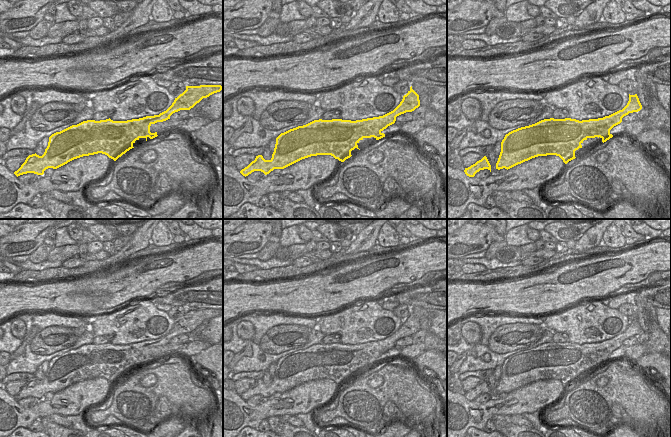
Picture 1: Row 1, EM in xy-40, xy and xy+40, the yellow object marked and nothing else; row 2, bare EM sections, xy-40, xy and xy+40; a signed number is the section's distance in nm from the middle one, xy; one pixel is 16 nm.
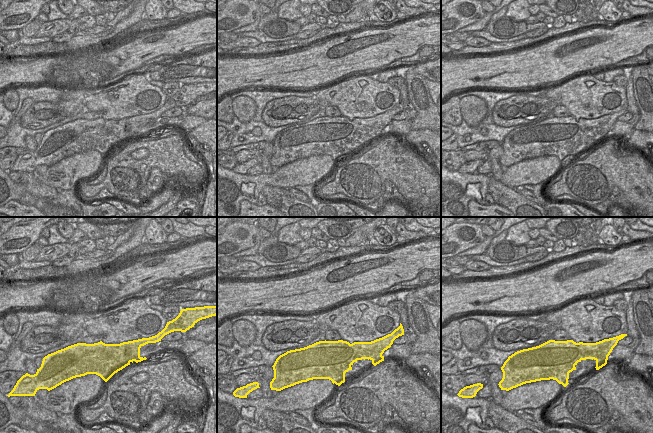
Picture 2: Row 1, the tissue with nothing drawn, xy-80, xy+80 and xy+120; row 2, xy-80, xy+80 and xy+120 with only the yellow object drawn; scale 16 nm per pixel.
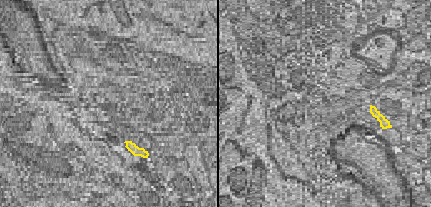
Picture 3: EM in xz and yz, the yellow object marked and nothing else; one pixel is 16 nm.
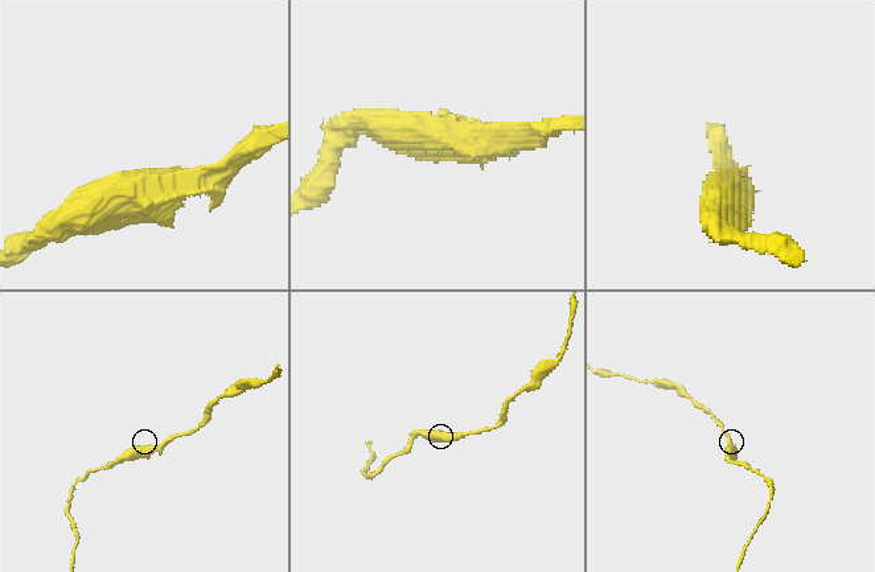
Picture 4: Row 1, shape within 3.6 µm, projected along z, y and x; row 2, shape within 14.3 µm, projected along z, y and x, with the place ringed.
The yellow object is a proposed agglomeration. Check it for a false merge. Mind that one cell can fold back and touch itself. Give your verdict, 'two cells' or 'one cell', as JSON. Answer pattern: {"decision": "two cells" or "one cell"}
{"decision": "one cell"}

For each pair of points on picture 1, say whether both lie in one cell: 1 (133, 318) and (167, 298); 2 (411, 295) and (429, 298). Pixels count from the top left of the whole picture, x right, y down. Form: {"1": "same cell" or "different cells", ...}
{"1": "different cells", "2": "same cell"}

